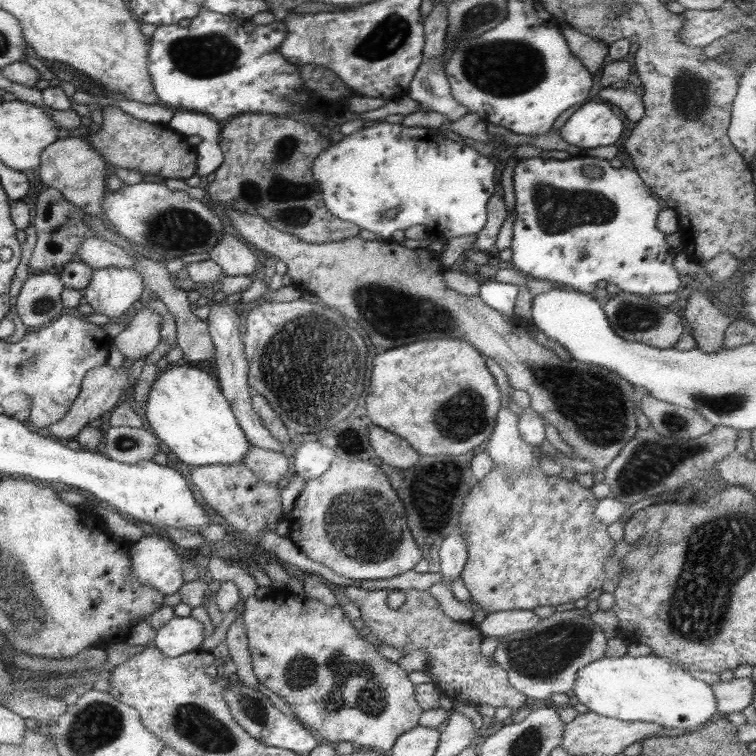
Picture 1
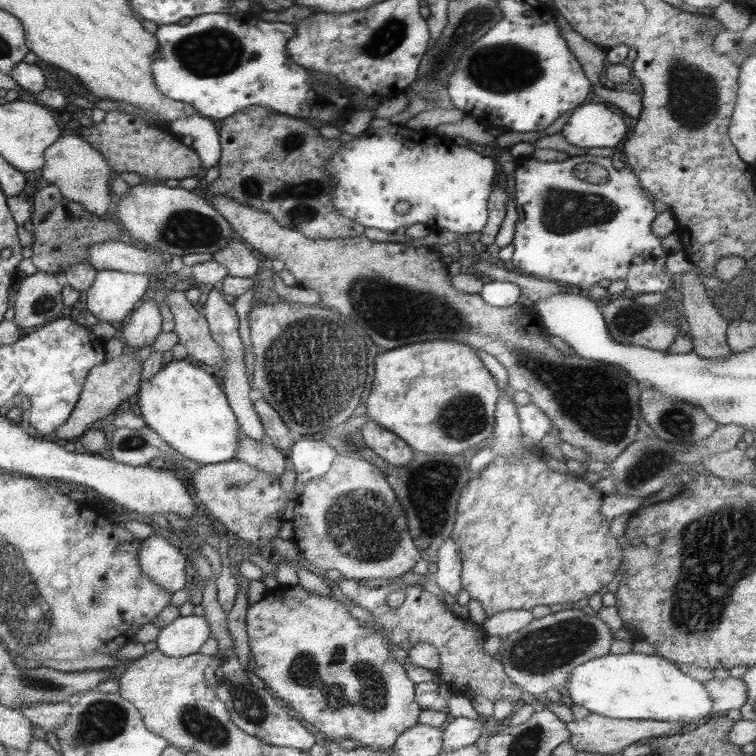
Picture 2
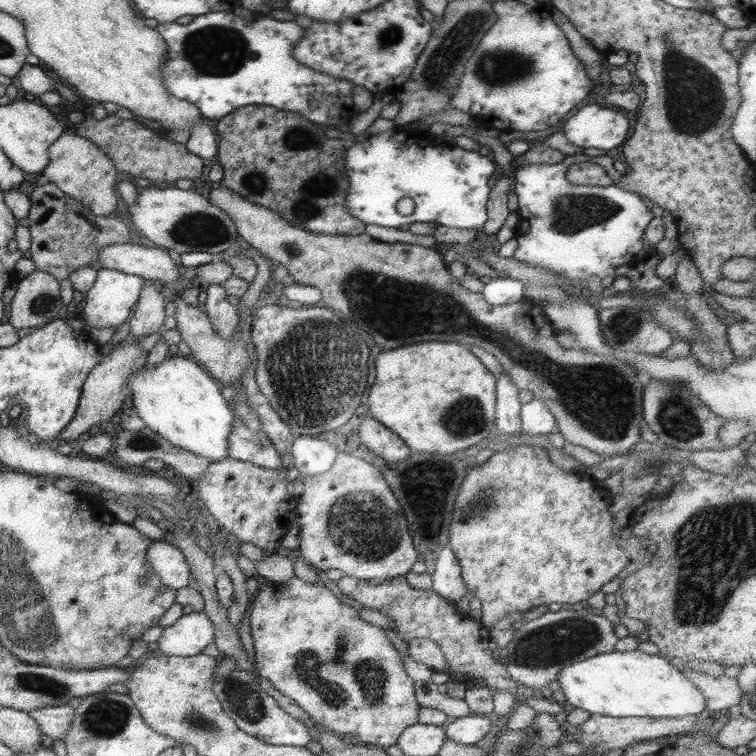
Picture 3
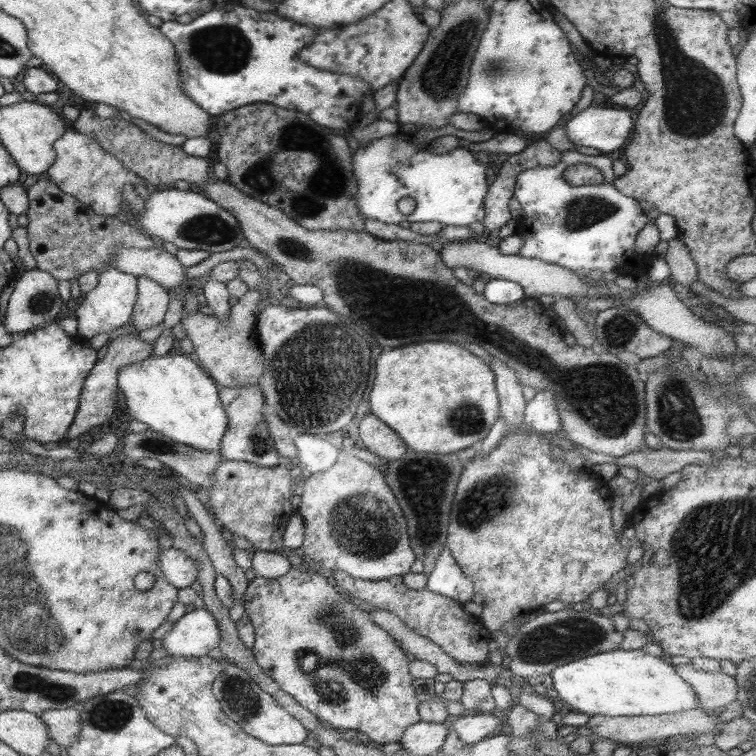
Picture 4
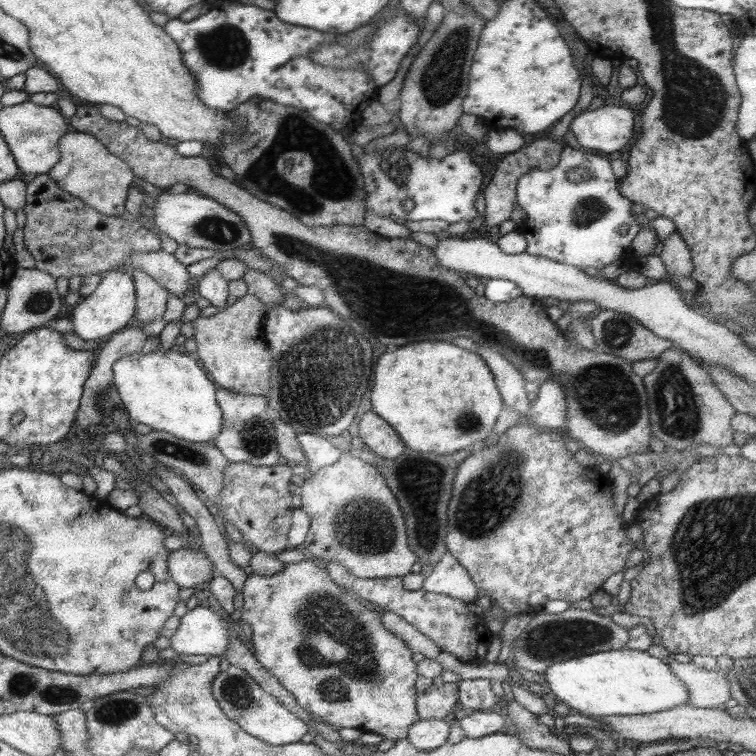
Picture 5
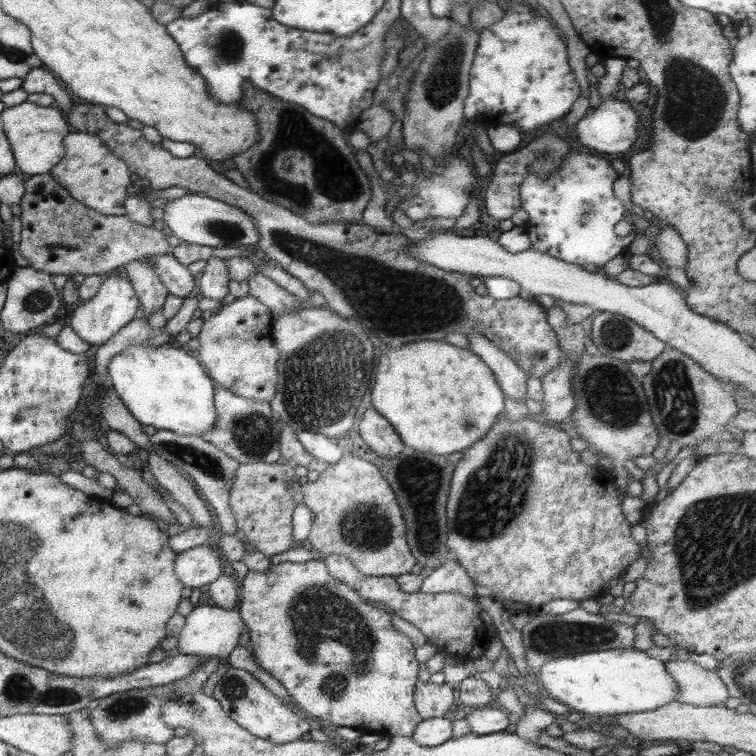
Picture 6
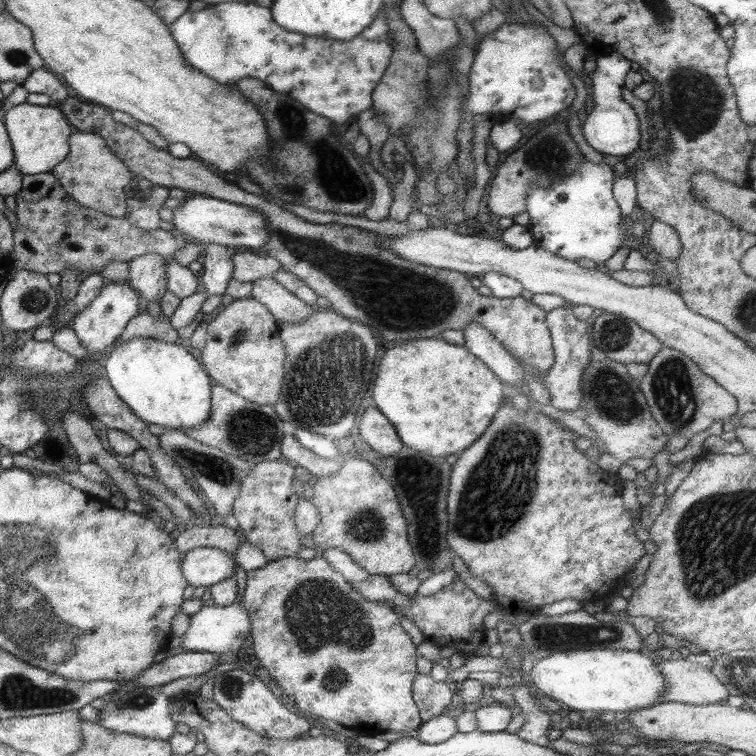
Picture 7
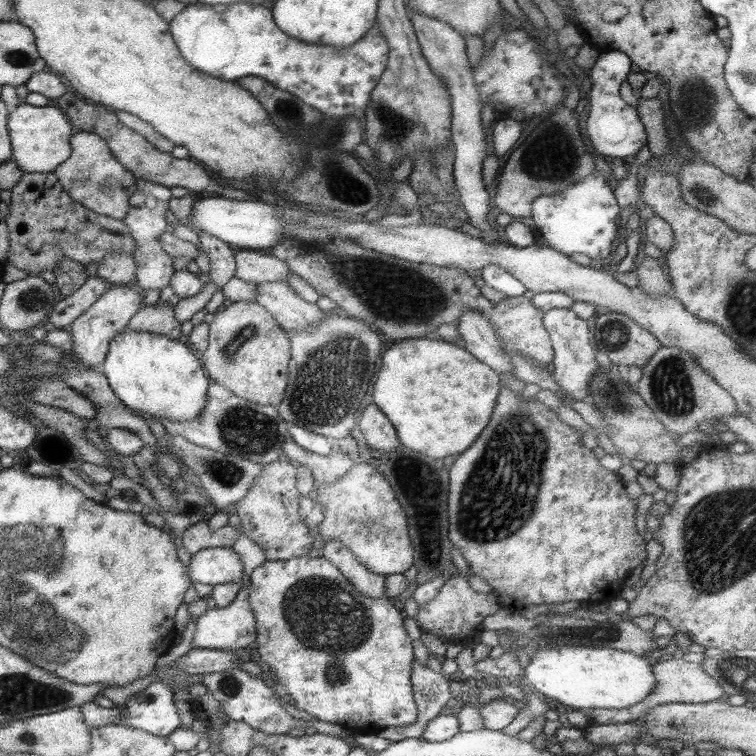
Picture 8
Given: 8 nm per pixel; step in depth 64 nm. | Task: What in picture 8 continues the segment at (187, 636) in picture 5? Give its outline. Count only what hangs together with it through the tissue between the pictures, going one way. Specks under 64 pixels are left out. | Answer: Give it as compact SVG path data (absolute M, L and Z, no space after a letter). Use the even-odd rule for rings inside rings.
M243 585L237 594L236 600L228 606L216 607L211 605L206 614L196 617L196 630L193 634L192 646L194 649L205 648L214 650L235 651L238 648L247 649L250 644L256 643L257 622L250 606L249 587Z

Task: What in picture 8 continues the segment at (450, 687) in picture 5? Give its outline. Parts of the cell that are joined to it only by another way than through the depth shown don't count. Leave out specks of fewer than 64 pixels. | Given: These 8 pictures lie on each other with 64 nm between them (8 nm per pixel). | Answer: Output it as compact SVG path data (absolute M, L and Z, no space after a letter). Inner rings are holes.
M416 659L412 663L411 684L418 710L416 722L408 726L386 728L378 734L378 737L391 742L399 742L406 738L421 739L428 723L440 716L442 708L451 699L449 682L441 674L437 674Z

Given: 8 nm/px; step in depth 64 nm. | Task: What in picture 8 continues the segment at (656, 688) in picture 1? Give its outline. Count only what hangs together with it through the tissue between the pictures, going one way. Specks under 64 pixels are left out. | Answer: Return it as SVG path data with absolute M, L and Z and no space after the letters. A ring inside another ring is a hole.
M559 646L540 649L523 668L526 682L541 697L548 697L576 711L622 710L652 696L656 679L647 656L608 647Z

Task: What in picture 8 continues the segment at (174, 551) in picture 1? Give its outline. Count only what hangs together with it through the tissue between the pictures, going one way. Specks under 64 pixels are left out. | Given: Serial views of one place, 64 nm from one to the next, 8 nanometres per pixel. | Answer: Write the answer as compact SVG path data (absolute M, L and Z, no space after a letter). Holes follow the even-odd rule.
M202 548L192 550L189 576L192 584L230 584L242 582L245 575L240 555L232 548Z

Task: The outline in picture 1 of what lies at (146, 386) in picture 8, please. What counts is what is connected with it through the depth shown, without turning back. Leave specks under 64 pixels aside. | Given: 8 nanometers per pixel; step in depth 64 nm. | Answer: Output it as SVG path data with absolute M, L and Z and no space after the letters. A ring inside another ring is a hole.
M184 361L169 365L151 384L143 413L163 446L170 448L180 462L196 467L239 465L247 455L249 440L218 384L209 373Z

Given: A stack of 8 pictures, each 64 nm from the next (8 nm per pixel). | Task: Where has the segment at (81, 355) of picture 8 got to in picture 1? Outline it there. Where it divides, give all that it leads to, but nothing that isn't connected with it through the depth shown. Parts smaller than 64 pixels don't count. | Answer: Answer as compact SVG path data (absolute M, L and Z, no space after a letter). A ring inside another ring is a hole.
M105 267L92 272L92 280L83 290L94 313L118 318L132 308L134 302L145 299L145 280L134 269Z

